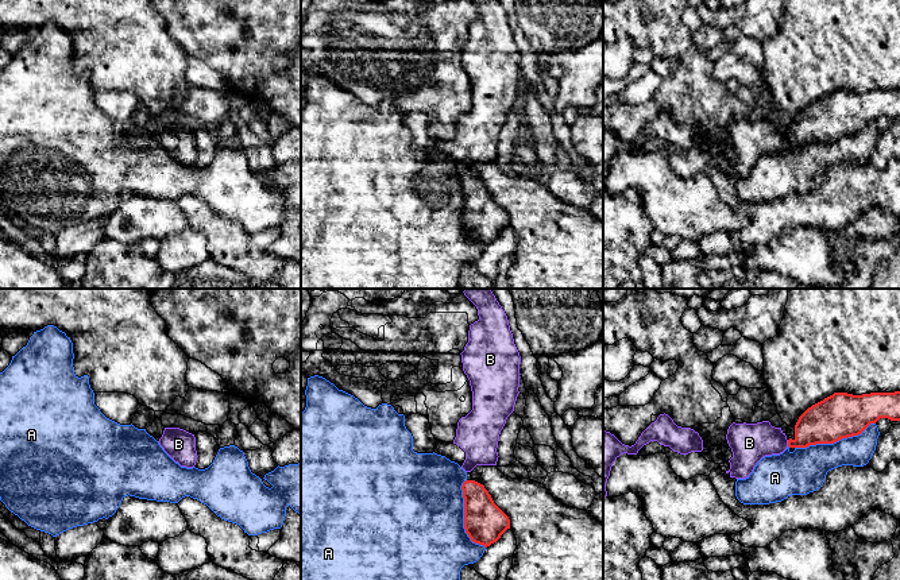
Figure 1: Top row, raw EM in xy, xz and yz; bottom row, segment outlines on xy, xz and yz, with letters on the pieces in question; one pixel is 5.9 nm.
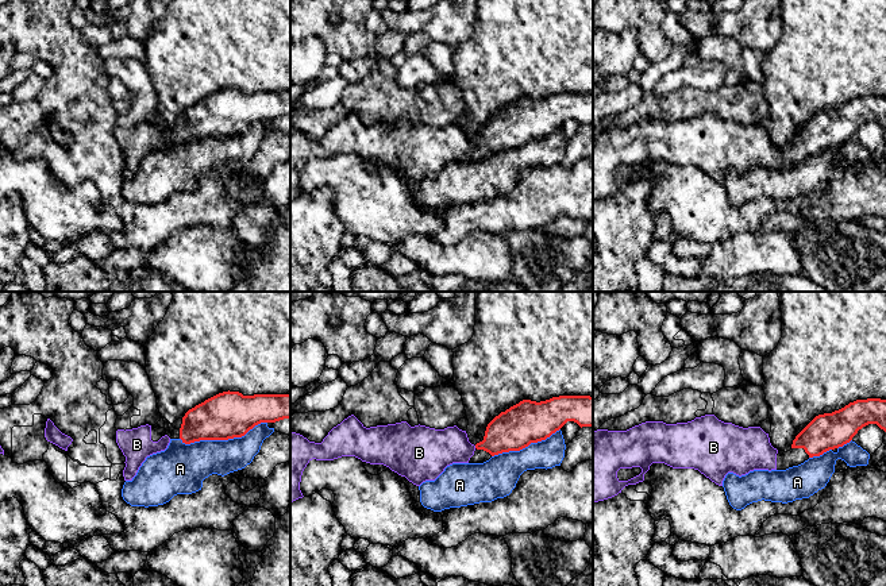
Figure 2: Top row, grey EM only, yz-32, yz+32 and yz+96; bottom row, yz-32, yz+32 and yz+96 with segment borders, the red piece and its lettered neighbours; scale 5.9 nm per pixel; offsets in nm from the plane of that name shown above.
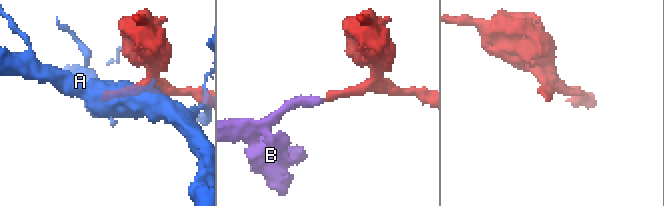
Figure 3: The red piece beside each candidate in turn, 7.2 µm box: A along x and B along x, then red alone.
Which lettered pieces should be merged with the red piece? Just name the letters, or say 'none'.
B

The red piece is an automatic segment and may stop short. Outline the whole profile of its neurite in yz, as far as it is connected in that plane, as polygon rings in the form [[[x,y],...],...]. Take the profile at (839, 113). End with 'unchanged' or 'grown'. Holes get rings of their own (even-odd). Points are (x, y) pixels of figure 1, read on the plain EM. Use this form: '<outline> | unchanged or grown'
[[[900,89],[853,93],[834,90],[808,105],[795,123],[795,136],[787,136],[781,125],[769,119],[757,121],[733,120],[726,132],[733,155],[729,158],[730,175],[746,177],[757,161],[789,146],[834,142],[861,132],[880,116],[900,119]]] | grown

